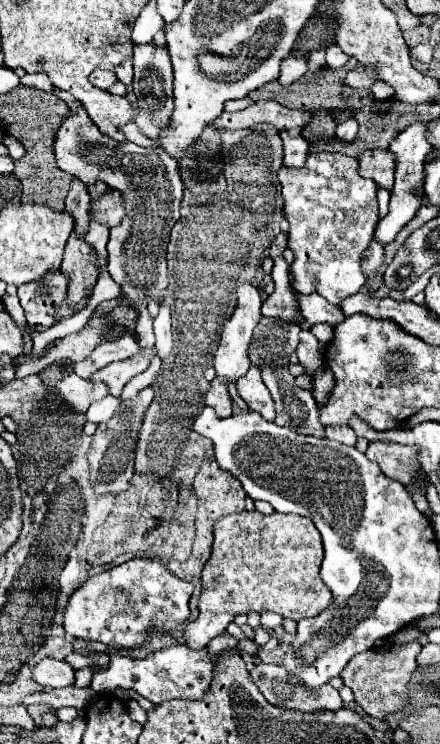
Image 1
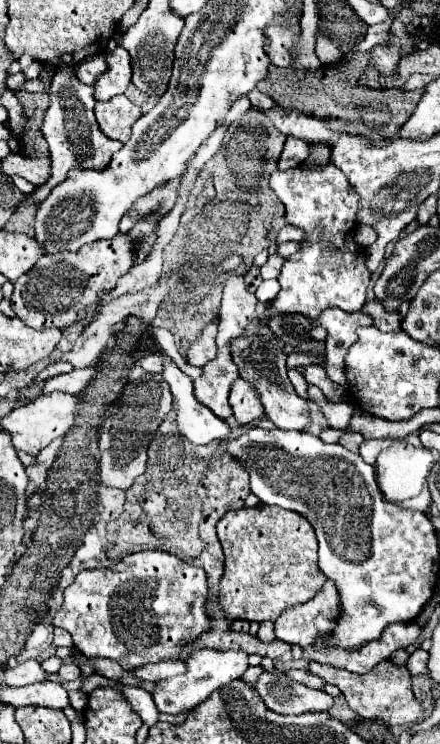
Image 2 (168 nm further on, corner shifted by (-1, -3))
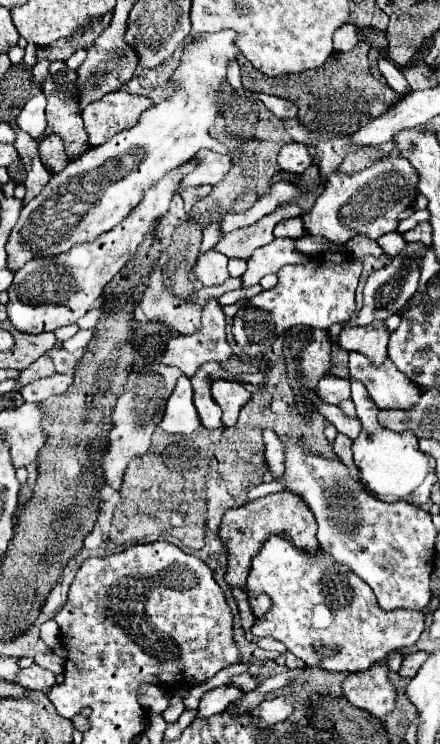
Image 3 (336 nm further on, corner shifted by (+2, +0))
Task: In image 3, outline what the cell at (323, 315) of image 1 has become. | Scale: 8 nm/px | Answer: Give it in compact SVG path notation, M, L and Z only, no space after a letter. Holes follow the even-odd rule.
M374 321L366 327L344 327L338 345L346 351L356 351L366 355L374 365L382 365L388 359L388 331L384 321Z

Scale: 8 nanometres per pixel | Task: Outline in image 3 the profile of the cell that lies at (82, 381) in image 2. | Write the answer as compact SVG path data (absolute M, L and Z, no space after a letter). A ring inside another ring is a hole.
M54 373L50 377L38 379L26 387L22 387L22 397L28 403L40 403L40 399L46 399L50 395L60 395L64 393L72 383L72 375L62 375L62 373Z

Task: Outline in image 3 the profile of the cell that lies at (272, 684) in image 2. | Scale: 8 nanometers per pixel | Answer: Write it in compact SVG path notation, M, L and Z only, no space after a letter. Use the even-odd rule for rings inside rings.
M272 699L272 701L262 701L254 711L250 711L250 715L258 719L260 725L274 725L288 719L292 711L294 711L294 703L284 699Z

